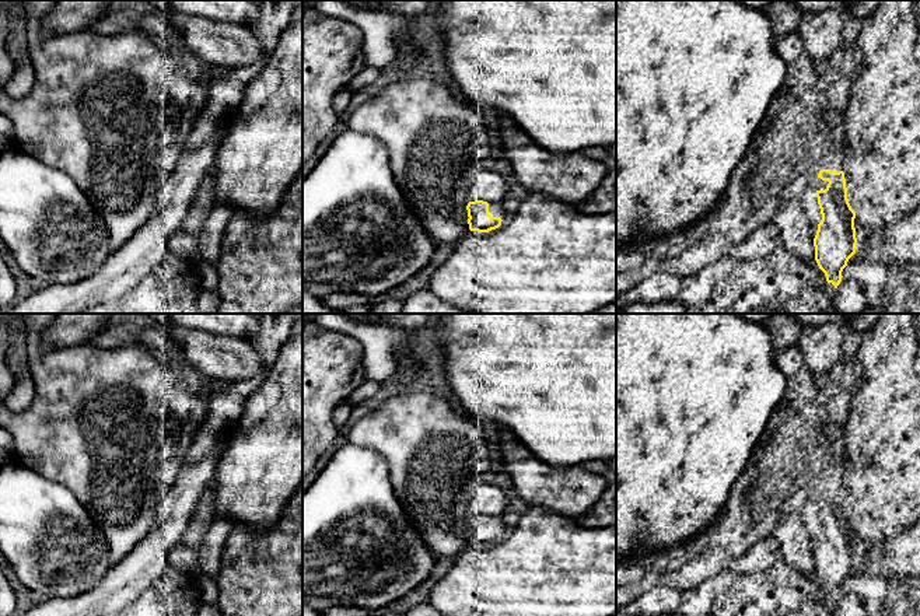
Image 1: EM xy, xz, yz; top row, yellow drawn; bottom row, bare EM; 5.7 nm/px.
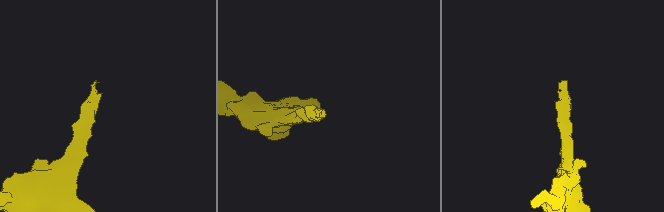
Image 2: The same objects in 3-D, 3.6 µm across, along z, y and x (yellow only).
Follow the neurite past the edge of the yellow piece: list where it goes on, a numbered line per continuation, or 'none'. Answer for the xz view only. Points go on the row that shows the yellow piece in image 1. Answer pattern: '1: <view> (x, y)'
1: xz (495, 209)

